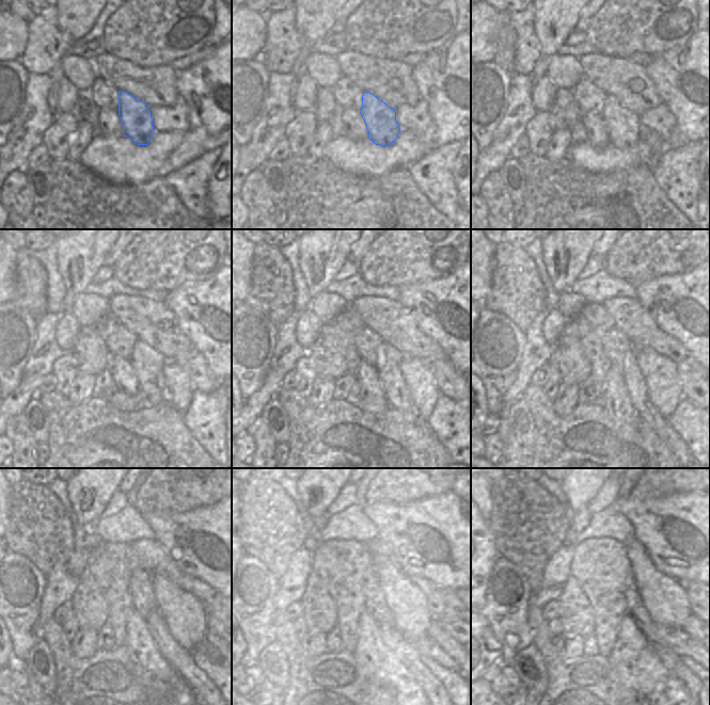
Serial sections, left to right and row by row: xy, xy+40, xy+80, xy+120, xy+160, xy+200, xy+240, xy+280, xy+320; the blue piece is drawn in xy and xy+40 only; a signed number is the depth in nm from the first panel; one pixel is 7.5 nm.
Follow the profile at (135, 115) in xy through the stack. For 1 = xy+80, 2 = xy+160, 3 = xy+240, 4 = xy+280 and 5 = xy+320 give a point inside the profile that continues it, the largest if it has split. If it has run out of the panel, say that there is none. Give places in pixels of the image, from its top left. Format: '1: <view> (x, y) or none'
1: xy+80 (622, 126)
2: xy+160 (389, 359)
3: xy+240 (180, 659)
4: xy+280 (448, 678)
5: xy+320 (688, 674)

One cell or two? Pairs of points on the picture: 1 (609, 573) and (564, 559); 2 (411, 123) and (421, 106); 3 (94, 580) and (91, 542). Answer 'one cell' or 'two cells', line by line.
1: one cell
2: one cell
3: two cells

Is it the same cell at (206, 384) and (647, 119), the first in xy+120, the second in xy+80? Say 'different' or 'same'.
same

